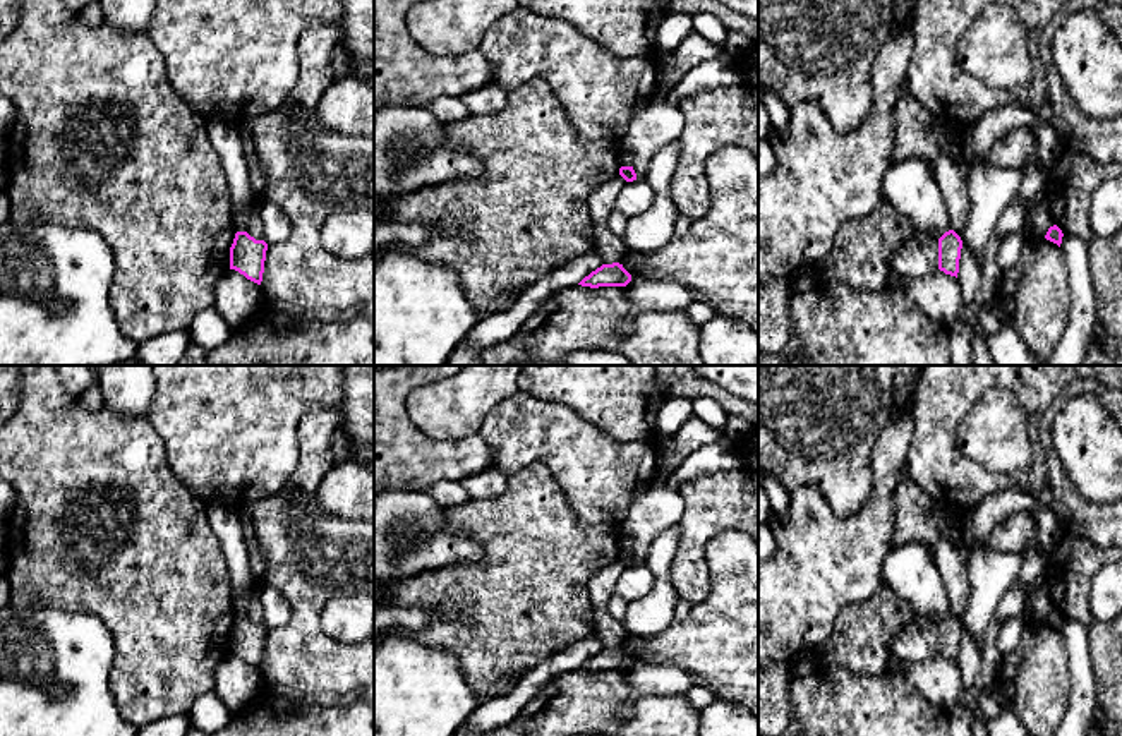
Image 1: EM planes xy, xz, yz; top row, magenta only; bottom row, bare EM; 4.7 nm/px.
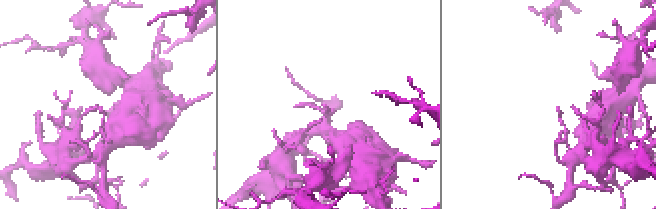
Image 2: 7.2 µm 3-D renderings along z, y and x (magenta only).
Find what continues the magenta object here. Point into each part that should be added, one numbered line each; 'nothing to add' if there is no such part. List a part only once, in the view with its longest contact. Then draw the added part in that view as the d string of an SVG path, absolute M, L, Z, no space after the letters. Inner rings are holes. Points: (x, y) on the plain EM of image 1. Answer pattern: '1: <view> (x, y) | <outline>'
nothing to add

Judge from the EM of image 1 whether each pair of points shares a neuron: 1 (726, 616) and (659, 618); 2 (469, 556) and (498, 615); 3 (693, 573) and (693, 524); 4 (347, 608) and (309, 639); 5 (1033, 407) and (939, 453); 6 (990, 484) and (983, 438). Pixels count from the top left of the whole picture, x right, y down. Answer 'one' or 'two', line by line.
1: two
2: two
3: one
4: two
5: one
6: two

